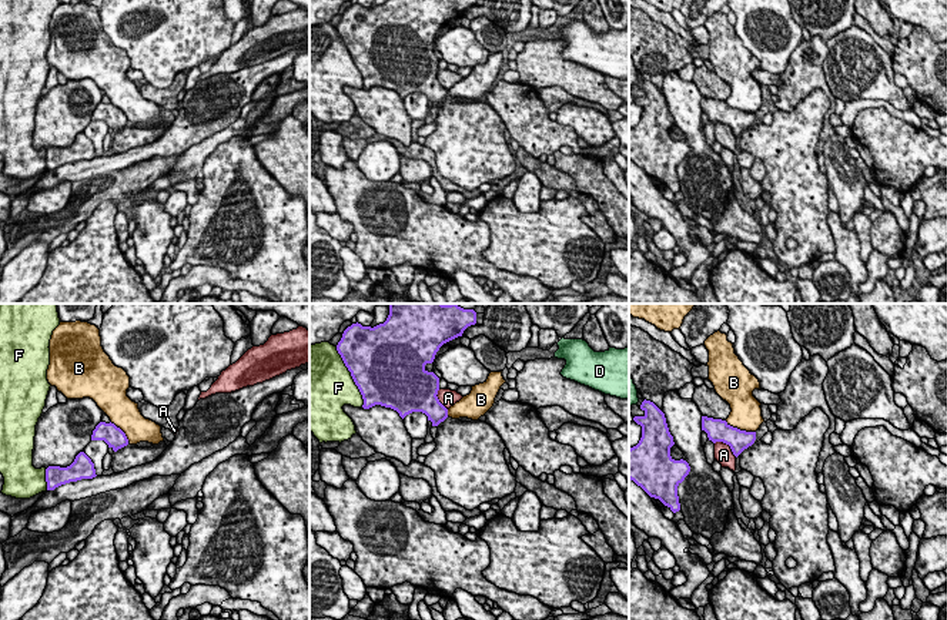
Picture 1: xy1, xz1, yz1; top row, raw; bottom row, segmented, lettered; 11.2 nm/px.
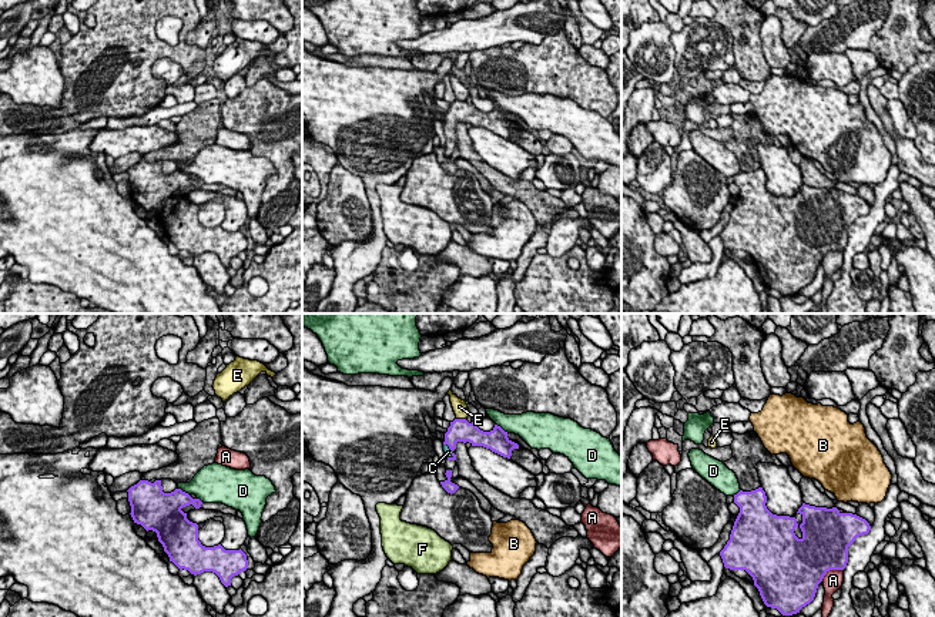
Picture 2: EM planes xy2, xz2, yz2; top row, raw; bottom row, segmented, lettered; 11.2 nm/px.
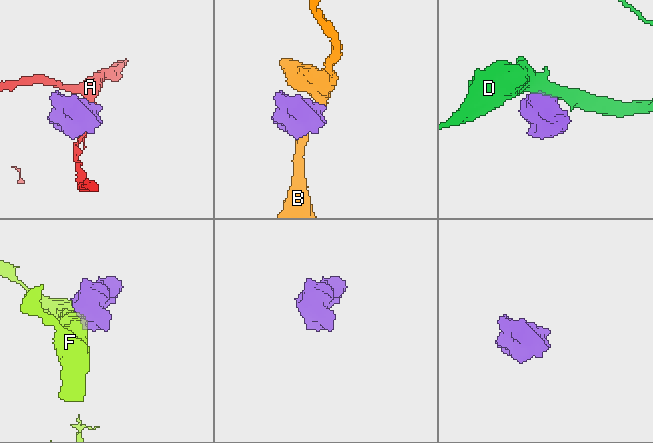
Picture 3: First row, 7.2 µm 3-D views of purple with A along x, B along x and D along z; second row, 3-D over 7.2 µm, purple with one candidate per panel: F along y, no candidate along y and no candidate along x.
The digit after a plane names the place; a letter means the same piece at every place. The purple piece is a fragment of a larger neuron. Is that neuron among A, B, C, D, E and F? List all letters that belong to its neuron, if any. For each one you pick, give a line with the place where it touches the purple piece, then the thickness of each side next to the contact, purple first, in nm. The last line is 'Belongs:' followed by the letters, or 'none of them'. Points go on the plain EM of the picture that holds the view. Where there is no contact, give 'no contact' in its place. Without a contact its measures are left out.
C: xz2 (451, 130) | 260/90 nm
Belongs: C

